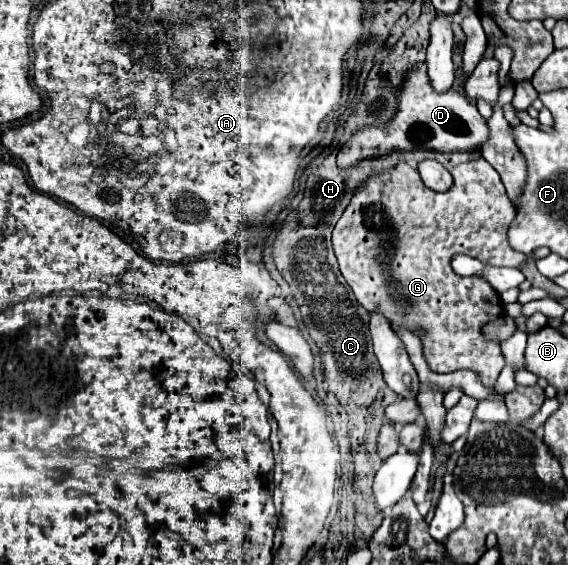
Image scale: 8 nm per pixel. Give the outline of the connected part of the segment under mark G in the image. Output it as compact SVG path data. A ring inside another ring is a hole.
M475 159L457 165L451 175L455 183L447 193L429 191L421 181L419 171L405 161L369 177L355 189L351 203L333 229L331 243L341 275L367 311L379 309L393 327L407 327L409 331L415 331L417 327L425 329L425 337L421 339L423 355L435 373L471 369L481 377L485 387L493 387L505 367L505 359L501 347L481 335L481 327L503 315L503 303L485 279L455 275L451 269L451 257L465 253L487 261L489 265L521 267L525 255L513 251L507 241L507 231L515 217L515 205L507 197L497 171L485 159Z

